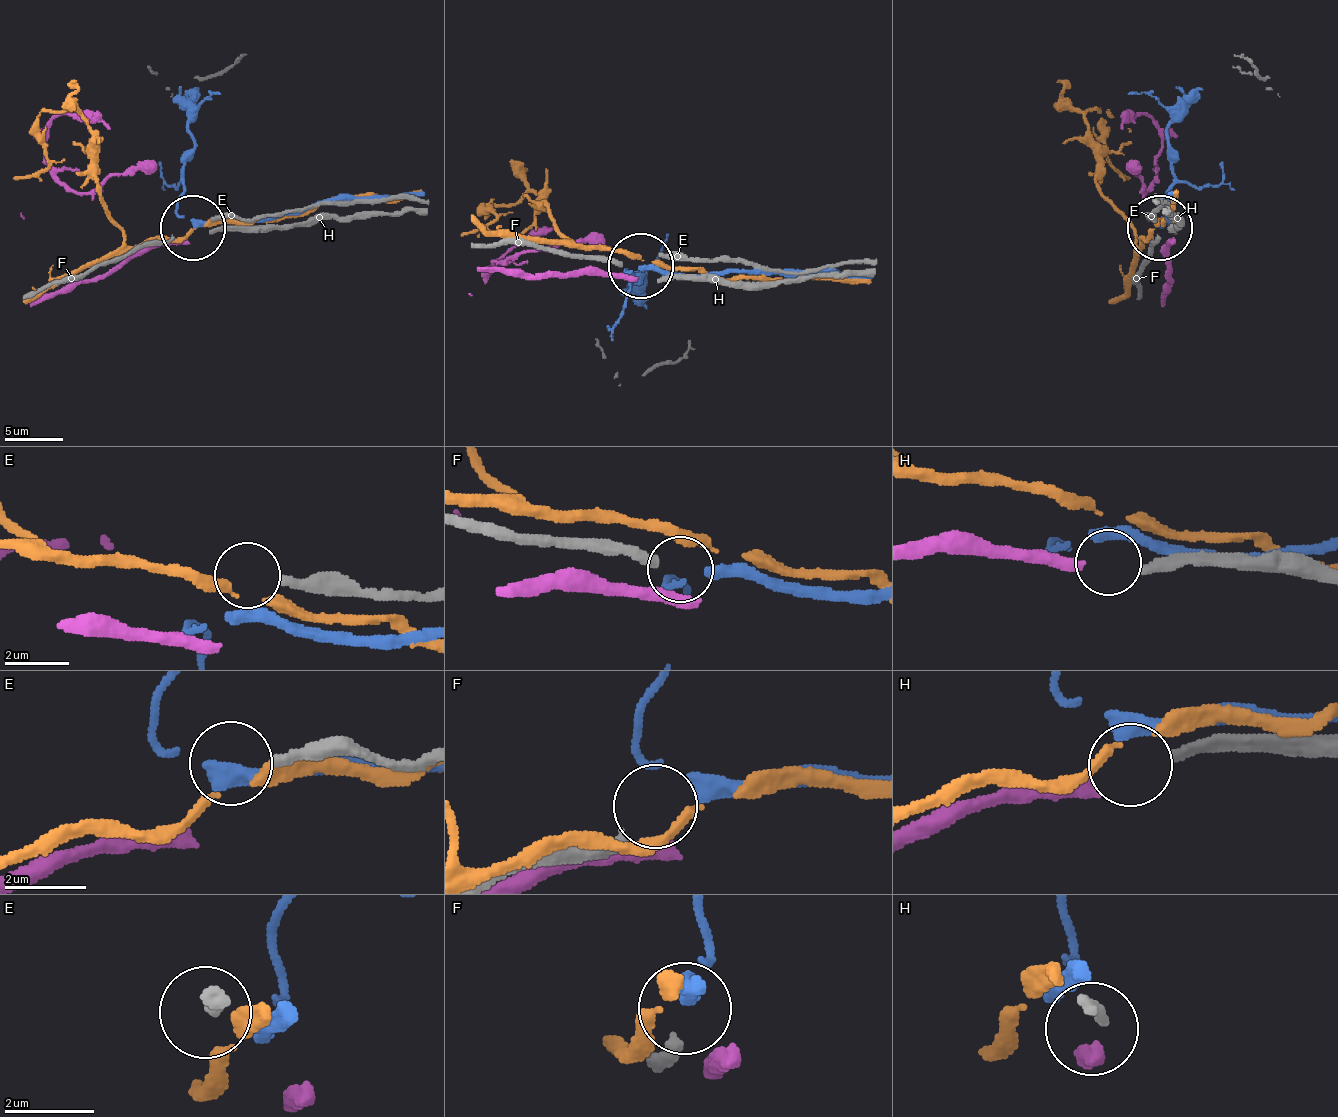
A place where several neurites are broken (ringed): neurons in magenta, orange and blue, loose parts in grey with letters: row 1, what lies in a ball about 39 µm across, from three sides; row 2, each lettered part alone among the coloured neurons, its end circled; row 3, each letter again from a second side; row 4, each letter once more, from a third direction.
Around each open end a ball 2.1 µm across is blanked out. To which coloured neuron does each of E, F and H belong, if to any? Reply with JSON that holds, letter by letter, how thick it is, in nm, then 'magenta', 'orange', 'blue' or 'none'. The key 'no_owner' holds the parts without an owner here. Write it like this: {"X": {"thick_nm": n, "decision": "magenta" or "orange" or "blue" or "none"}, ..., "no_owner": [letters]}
{"E": {"thick_nm": 280, "decision": "none"}, "F": {"thick_nm": 280, "decision": "blue"}, "H": {"thick_nm": 280, "decision": "magenta"}, "no_owner": ["E"]}

